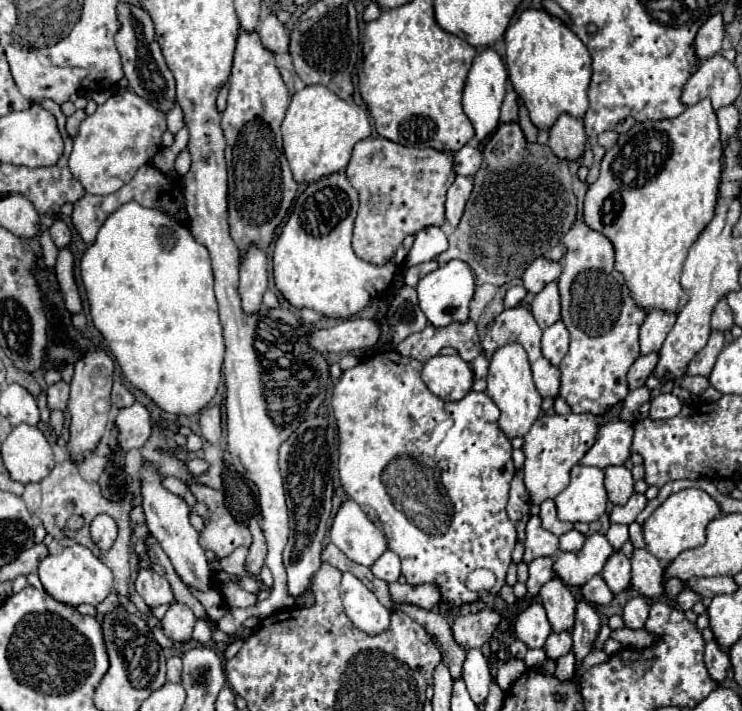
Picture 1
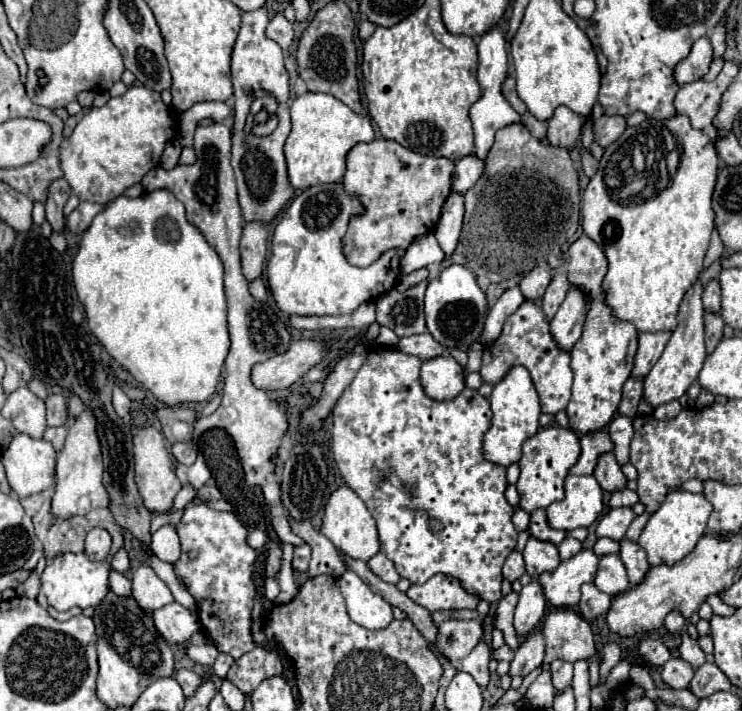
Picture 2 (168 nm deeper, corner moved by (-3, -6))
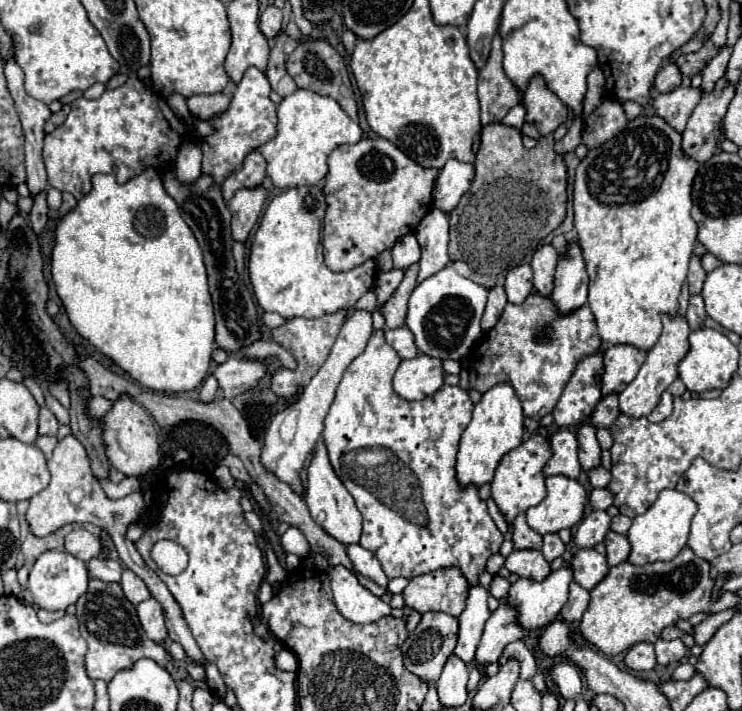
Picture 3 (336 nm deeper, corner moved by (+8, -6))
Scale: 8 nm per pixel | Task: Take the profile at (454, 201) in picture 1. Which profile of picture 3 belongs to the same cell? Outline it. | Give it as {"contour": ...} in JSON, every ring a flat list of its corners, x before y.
{"contour":[[432,208,418,224,414,236,422,248,422,256,418,262,420,264,418,282,422,282,450,264,450,258,446,252,448,250,448,216,444,216,444,212,440,212,438,208]]}

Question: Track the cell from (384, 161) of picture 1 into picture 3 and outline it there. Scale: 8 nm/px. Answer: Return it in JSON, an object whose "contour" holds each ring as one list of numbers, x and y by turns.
{"contour":[[362,138,358,144,342,144,328,156,328,174,324,184,326,196,326,216,322,228,324,262,334,272,346,272,360,266,368,258,376,258,380,252,390,250,400,236,412,234,420,220,432,208,432,188,438,176,434,168,420,168,404,152,400,152,392,142,384,138]]}

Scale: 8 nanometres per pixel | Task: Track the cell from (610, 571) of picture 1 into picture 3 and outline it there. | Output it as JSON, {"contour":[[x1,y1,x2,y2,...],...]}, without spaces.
{"contour":[[594,548,578,550,574,554,570,566,572,566,572,572,574,572,574,580,586,590,592,590,608,574,606,556,596,552]]}

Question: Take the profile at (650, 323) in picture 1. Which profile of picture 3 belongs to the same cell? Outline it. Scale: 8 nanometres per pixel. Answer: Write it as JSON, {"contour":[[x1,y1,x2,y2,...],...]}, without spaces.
{"contour":[[626,344,608,346,602,356,604,360,604,372,600,380,602,396,620,394,624,390,624,384,630,384,632,376,636,376,636,372,640,370,644,356,646,352,634,346,626,346]]}

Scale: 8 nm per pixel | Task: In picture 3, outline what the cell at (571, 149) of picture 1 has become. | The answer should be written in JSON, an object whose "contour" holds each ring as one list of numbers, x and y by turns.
{"contour":[[540,74,532,76,526,90,522,92,522,106,526,108,526,122,534,124,542,136,554,132,568,114,562,100,552,90,548,90]]}

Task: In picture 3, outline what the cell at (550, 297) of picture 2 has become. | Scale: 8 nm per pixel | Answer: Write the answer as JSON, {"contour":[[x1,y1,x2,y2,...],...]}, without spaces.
{"contour":[[552,244,540,246,532,256,532,272,534,272,534,286,542,296,550,296,554,288,554,268,556,268,558,252]]}

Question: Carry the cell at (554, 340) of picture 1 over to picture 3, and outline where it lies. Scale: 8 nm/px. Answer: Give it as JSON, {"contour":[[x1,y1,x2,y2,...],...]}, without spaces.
{"contour":[[570,240,566,252,560,254,556,264,552,300,562,314,568,314,586,304,586,296,588,296,586,264,578,242]]}

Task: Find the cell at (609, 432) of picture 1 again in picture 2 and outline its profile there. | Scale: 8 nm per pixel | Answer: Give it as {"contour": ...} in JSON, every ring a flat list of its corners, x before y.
{"contour":[[597,430,581,436,581,456,569,474,593,474,599,456,613,452,613,440,607,430]]}

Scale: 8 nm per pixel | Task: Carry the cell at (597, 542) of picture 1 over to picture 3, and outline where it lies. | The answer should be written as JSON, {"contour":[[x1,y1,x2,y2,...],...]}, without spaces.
{"contour":[[562,566,560,570,550,572,550,576,544,582,534,582,528,578,518,578,506,596,506,604,518,610,518,624,524,630,536,630,536,628,544,628,550,622,556,620,556,616,560,614,560,608,566,604,568,600,568,584,572,582,572,568]]}

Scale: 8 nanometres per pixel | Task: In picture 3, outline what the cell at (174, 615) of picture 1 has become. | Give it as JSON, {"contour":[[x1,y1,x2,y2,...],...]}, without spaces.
{"contour":[[148,598,136,606,138,618,142,628,146,630,146,636,152,642,164,642,168,638,168,632,164,632,164,616,160,616,160,604,156,600]]}

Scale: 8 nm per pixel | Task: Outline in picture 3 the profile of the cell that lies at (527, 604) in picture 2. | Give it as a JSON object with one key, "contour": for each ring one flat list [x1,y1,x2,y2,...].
{"contour":[[500,602,500,606,492,612,484,626,484,634,474,656,474,662,480,668,498,662,506,644,520,640,524,636,524,630,516,624,516,616,518,612,510,608,506,602]]}

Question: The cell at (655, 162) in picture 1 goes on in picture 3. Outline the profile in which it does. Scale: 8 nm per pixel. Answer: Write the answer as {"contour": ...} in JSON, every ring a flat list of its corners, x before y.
{"contour":[[638,116,634,120,628,122,628,126,614,136,612,140,608,140,606,144,602,144,600,148,594,148,586,154,586,158,580,162,580,166,576,168,576,182,574,182,574,224,576,224,576,232,578,232,578,244,584,252,584,262,586,262,586,270,590,274,590,288,588,288,588,306,592,308,592,314,596,316,596,324,598,324,598,334,602,338,602,342,606,344,630,344,638,350,648,352,652,348,652,344,656,344,658,336,660,336,660,314,666,312,668,316,676,316,678,312,678,296,680,296,680,288,686,280,686,272,688,272,688,262,692,256,692,248,696,244,696,222,690,216,690,208,692,208,692,180,696,176,696,168,698,162,692,160,690,156,684,156,682,148,680,148,680,140,682,134,676,132,670,124,666,124,664,120,660,120,658,116]]}

